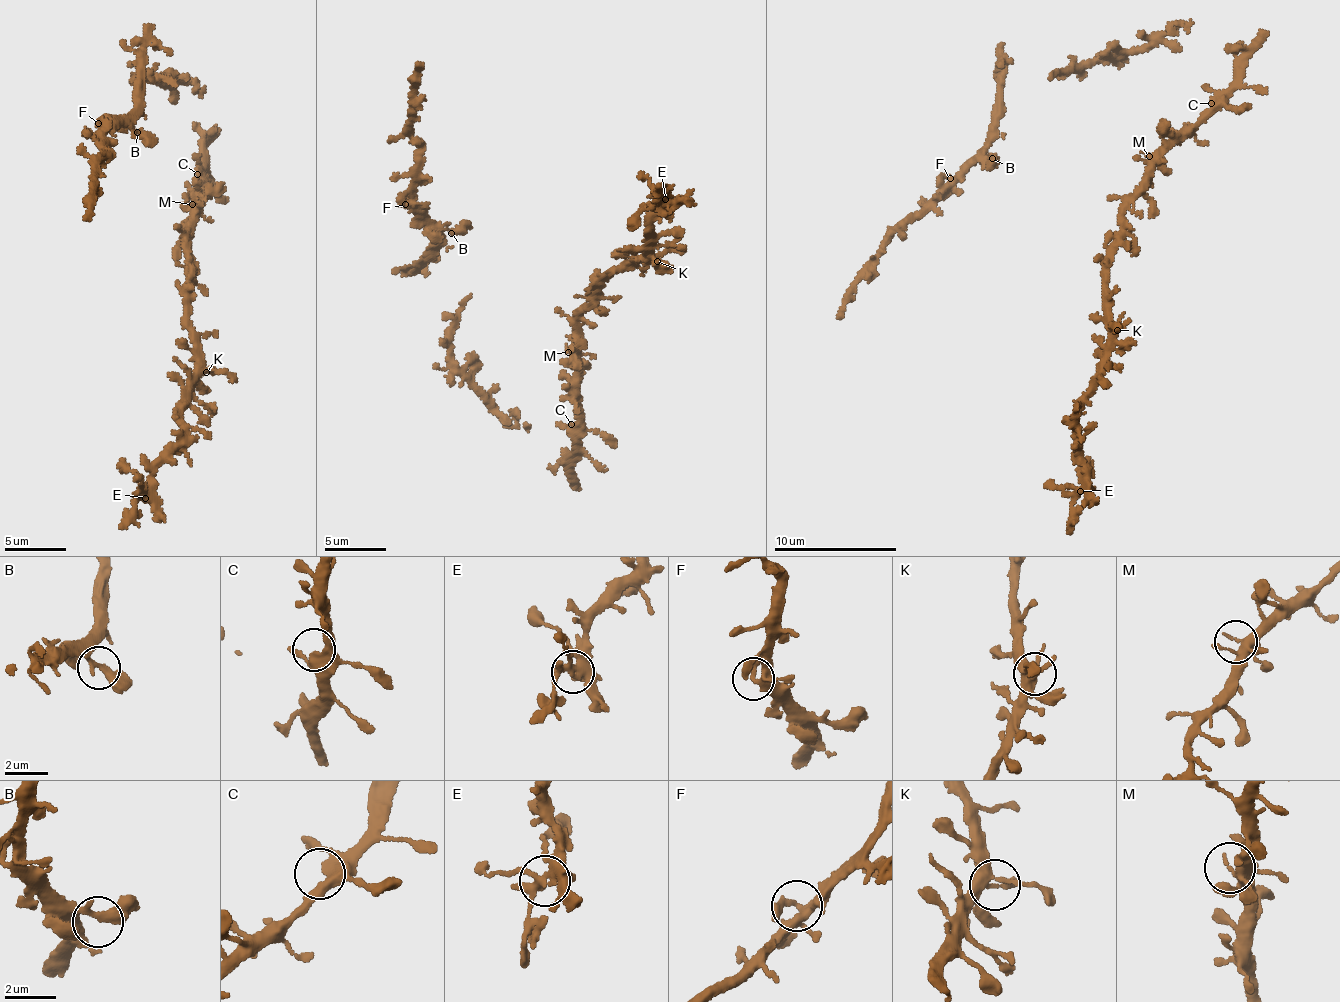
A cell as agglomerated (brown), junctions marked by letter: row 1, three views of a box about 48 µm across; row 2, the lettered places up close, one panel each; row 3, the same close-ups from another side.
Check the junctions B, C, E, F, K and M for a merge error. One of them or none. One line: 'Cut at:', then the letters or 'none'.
Cut at: E

